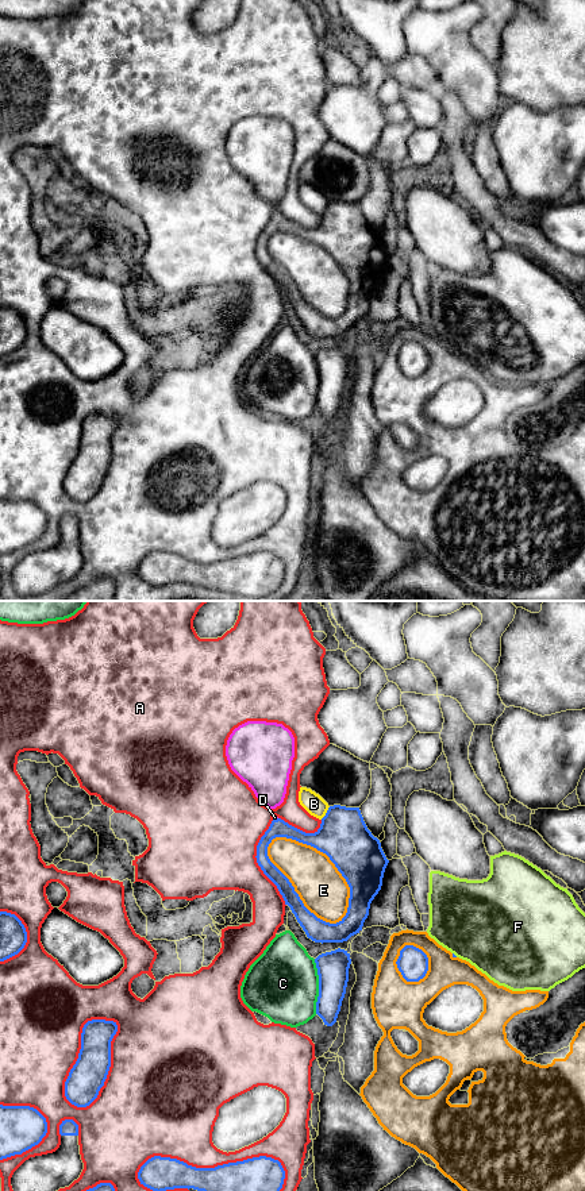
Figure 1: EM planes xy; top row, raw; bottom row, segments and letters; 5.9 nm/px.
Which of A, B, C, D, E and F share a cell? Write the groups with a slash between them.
A / B / C / D / E / F

